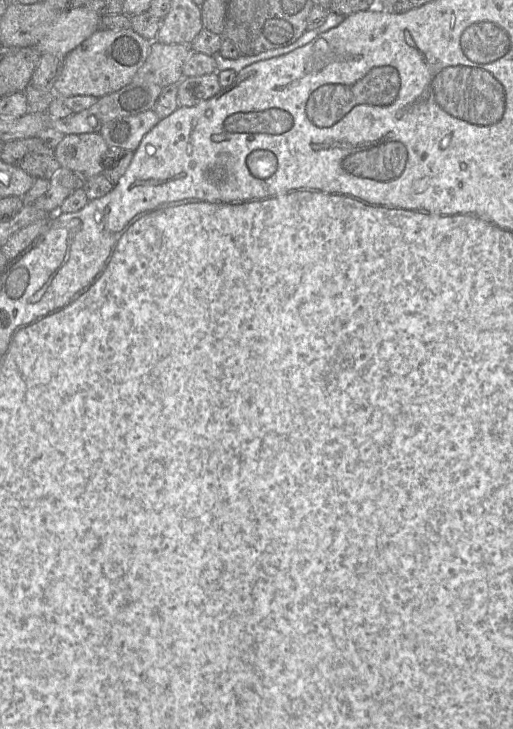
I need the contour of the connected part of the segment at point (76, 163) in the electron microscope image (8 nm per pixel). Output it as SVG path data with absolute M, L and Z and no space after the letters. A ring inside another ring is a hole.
M99 133L67 134L54 152L61 168L88 179L104 171L102 160L109 147Z

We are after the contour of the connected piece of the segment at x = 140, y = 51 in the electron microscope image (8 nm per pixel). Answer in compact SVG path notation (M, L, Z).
M131 28L121 30L97 29L89 38L64 57L64 67L53 85L56 96L93 96L100 98L118 91L132 82L144 64L151 41Z

